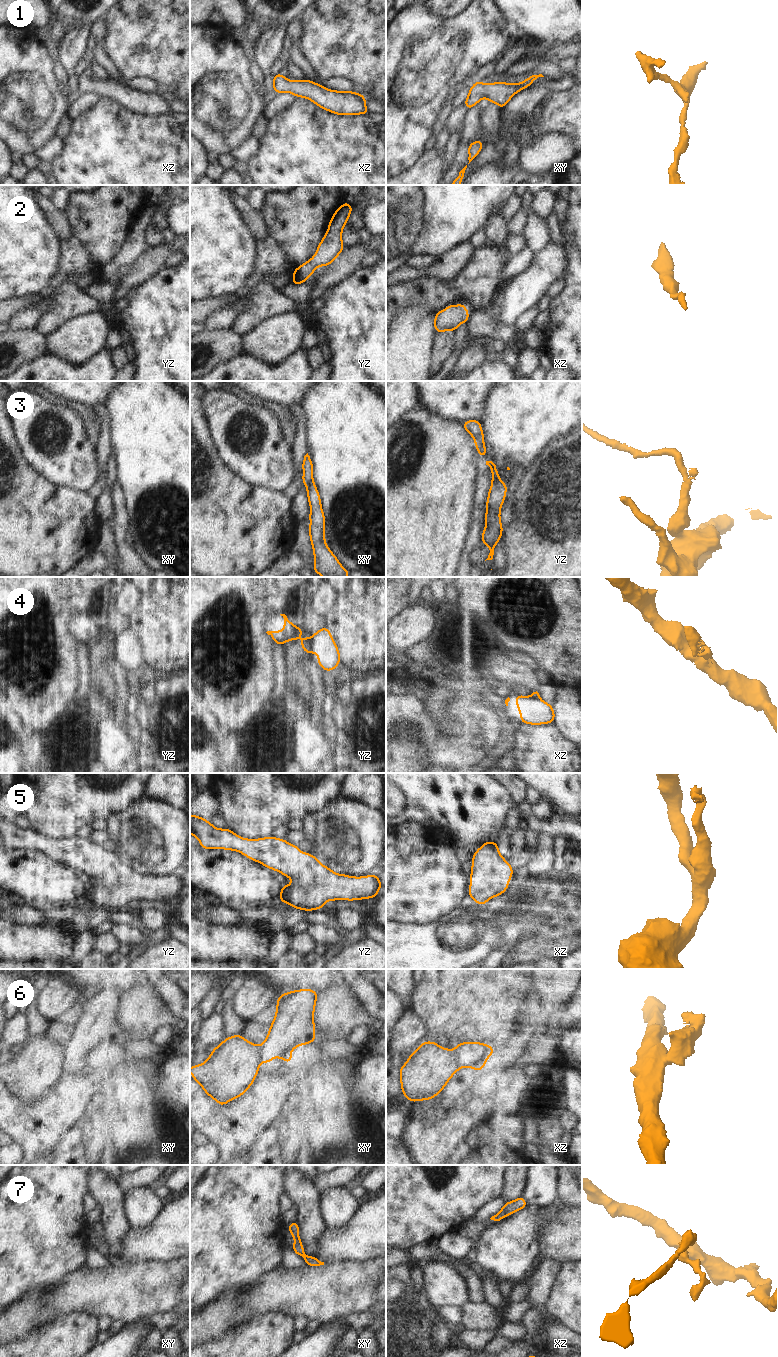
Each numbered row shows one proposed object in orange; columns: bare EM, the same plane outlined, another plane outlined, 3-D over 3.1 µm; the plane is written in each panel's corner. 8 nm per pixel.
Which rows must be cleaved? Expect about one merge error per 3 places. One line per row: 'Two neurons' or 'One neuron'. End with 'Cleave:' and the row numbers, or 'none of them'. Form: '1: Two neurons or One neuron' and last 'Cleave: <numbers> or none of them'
1: One neuron
2: One neuron
3: Two neurons
4: Two neurons
5: One neuron
6: Two neurons
7: One neuron
Cleave: 3, 4, 6

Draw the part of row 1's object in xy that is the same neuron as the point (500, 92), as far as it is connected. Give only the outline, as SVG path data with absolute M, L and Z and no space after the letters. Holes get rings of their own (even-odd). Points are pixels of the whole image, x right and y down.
M542 74L532 75L526 78L522 83L507 84L504 81L496 83L482 84L476 80L475 84L469 88L469 95L464 105L468 109L477 105L483 98L487 98L489 102L496 103L500 108L504 108L514 94L529 87L538 77L544 77Z

